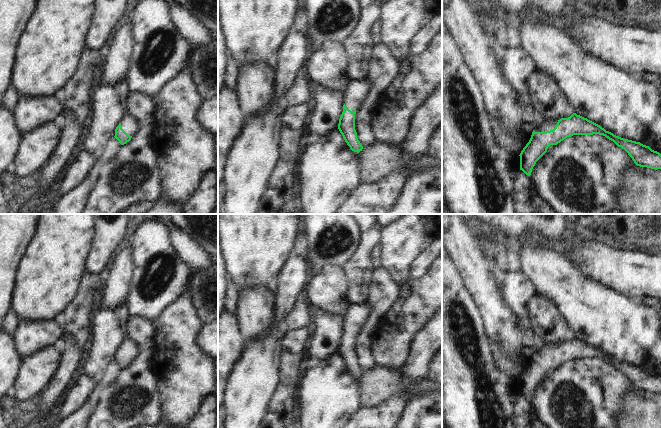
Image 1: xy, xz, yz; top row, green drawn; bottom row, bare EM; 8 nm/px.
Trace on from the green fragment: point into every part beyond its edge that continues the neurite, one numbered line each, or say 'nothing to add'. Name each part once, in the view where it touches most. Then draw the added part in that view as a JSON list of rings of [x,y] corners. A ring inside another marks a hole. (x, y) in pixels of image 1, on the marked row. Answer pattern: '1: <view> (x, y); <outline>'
1: yz (545, 125); [[[541,119],[540,123],[537,124],[534,129],[535,132],[546,132],[553,130],[557,124],[558,120],[553,119]]]

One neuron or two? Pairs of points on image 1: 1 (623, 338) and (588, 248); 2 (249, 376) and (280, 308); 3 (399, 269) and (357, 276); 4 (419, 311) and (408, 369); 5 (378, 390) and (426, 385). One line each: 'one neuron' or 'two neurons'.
1: two neurons
2: one neuron
3: two neurons
4: two neurons
5: one neuron

